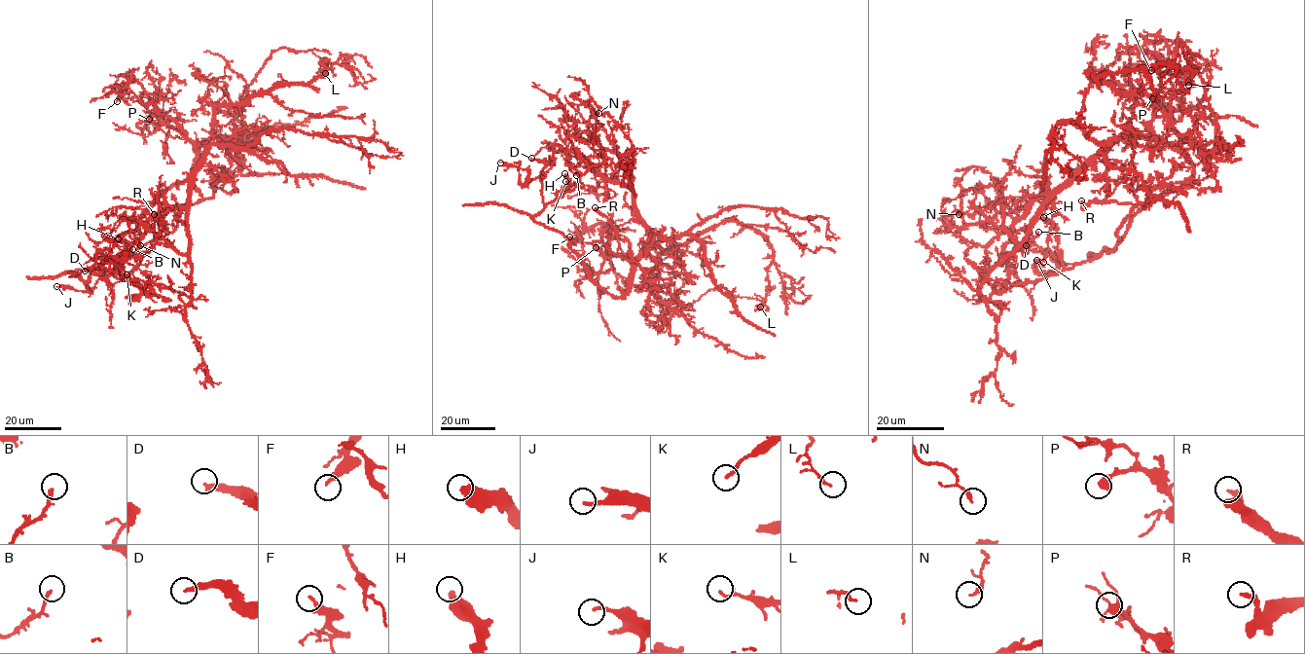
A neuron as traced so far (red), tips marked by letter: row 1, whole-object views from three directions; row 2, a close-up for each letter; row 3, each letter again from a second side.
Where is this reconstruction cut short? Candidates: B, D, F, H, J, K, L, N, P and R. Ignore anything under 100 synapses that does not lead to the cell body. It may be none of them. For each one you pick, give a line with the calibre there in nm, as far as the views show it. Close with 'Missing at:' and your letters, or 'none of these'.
Missing at: none of these

